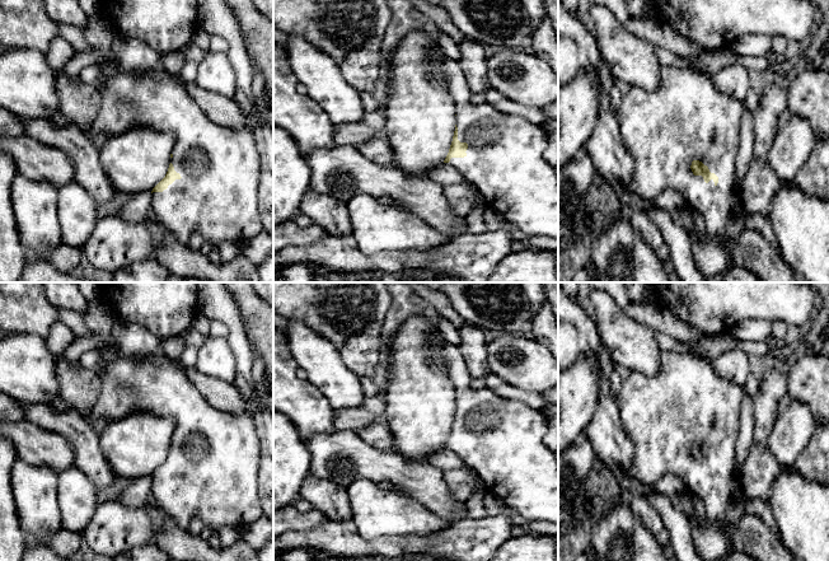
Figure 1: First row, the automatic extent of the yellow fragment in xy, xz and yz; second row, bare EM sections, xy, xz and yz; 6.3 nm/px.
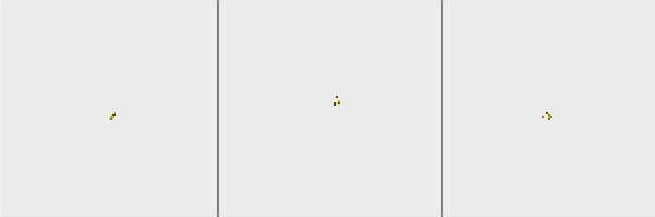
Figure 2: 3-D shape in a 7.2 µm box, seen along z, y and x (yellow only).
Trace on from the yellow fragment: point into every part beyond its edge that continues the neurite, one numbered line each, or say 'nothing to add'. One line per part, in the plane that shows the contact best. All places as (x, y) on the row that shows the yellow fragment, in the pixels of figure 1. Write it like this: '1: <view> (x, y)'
1: yz (685, 118)

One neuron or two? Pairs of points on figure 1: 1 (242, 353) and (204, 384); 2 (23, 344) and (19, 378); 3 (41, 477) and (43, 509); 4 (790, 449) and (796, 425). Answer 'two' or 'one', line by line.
1: two
2: one
3: one
4: one

